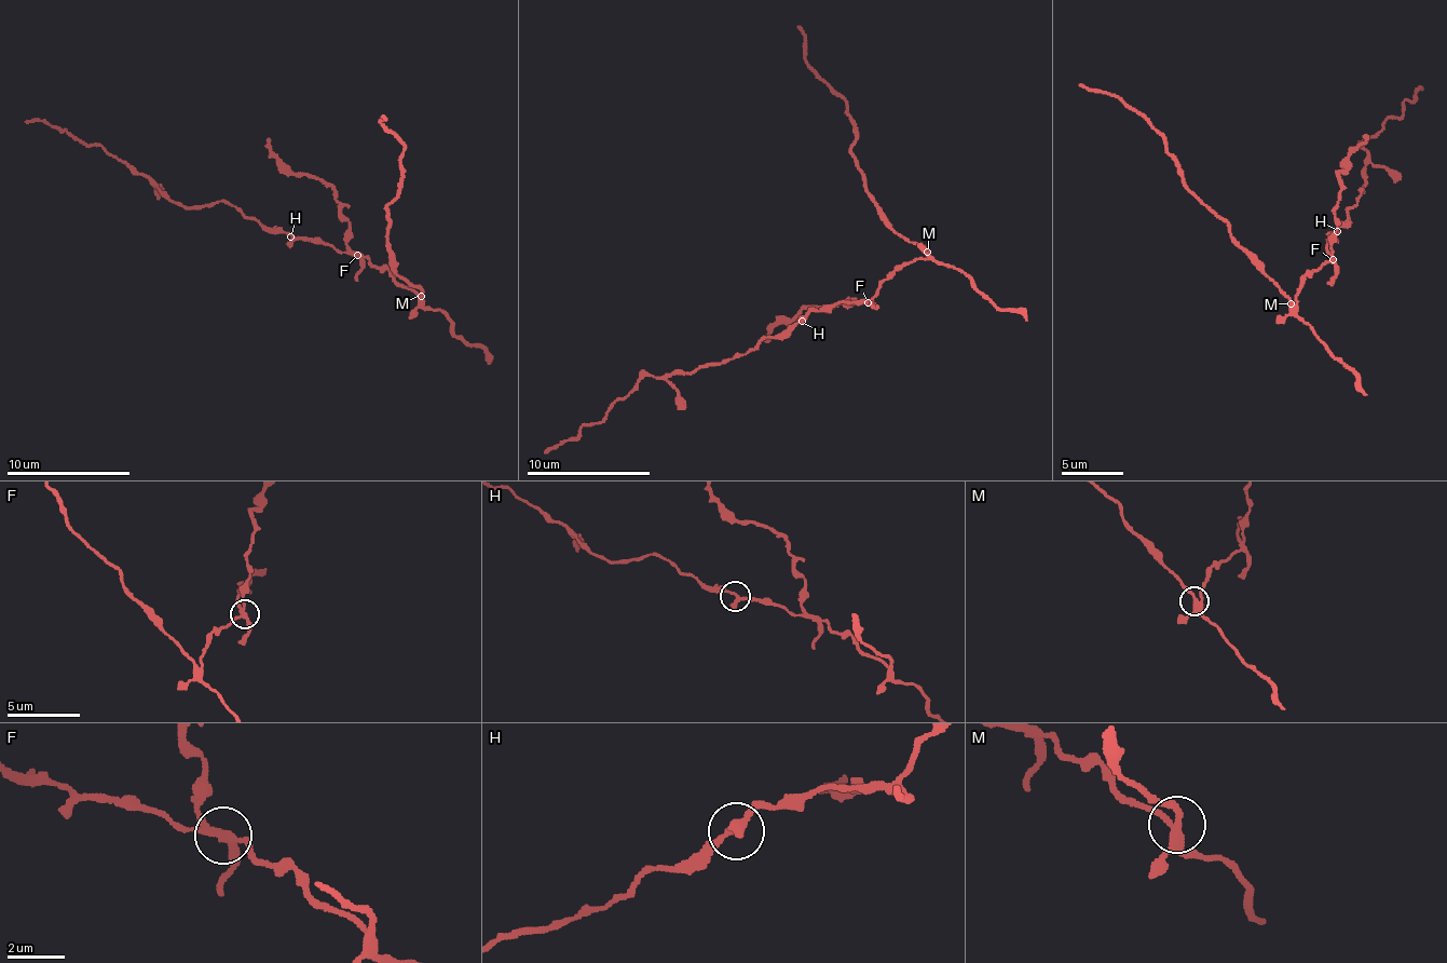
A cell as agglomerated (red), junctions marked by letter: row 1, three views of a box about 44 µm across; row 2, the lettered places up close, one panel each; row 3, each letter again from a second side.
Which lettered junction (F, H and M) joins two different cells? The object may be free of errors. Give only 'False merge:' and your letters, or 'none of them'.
False merge: F

